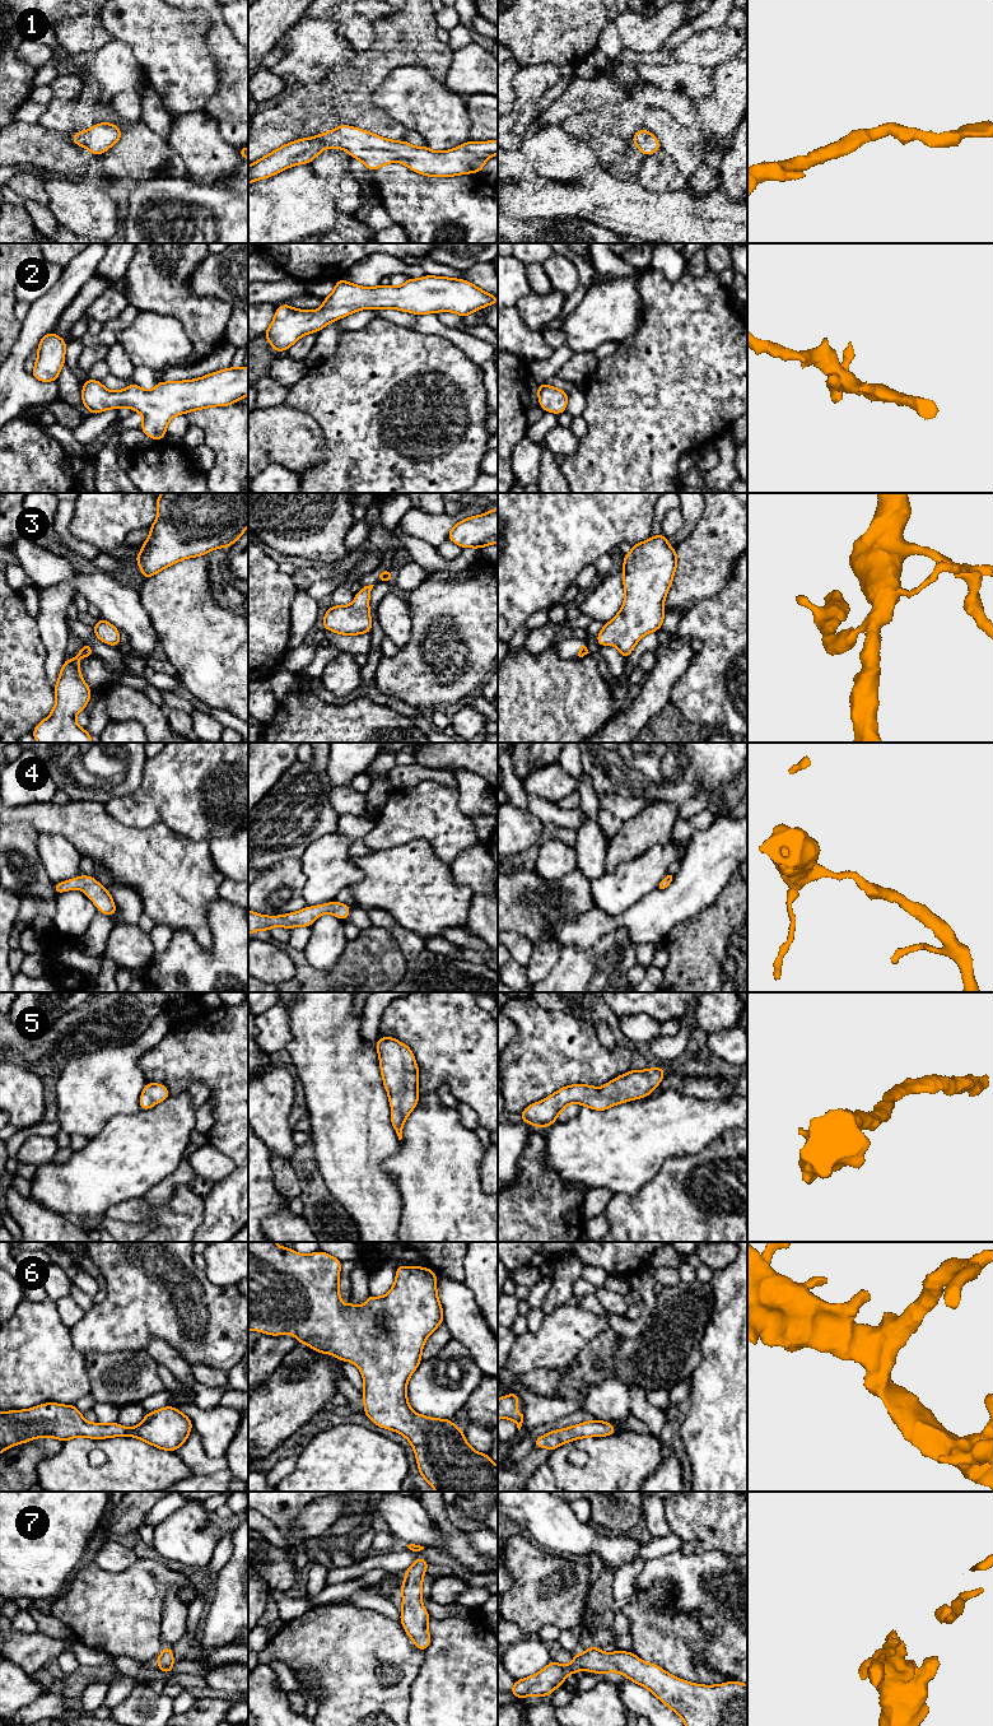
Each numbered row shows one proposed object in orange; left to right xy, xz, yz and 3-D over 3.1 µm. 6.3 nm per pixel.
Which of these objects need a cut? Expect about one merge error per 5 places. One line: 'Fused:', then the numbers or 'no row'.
Fused: no row

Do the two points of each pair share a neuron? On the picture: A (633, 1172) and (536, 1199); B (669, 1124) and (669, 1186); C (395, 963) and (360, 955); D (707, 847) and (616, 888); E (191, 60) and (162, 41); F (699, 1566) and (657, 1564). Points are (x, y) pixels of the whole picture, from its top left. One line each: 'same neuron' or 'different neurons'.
A: different neurons
B: different neurons
C: same neuron
D: different neurons
E: same neuron
F: same neuron

